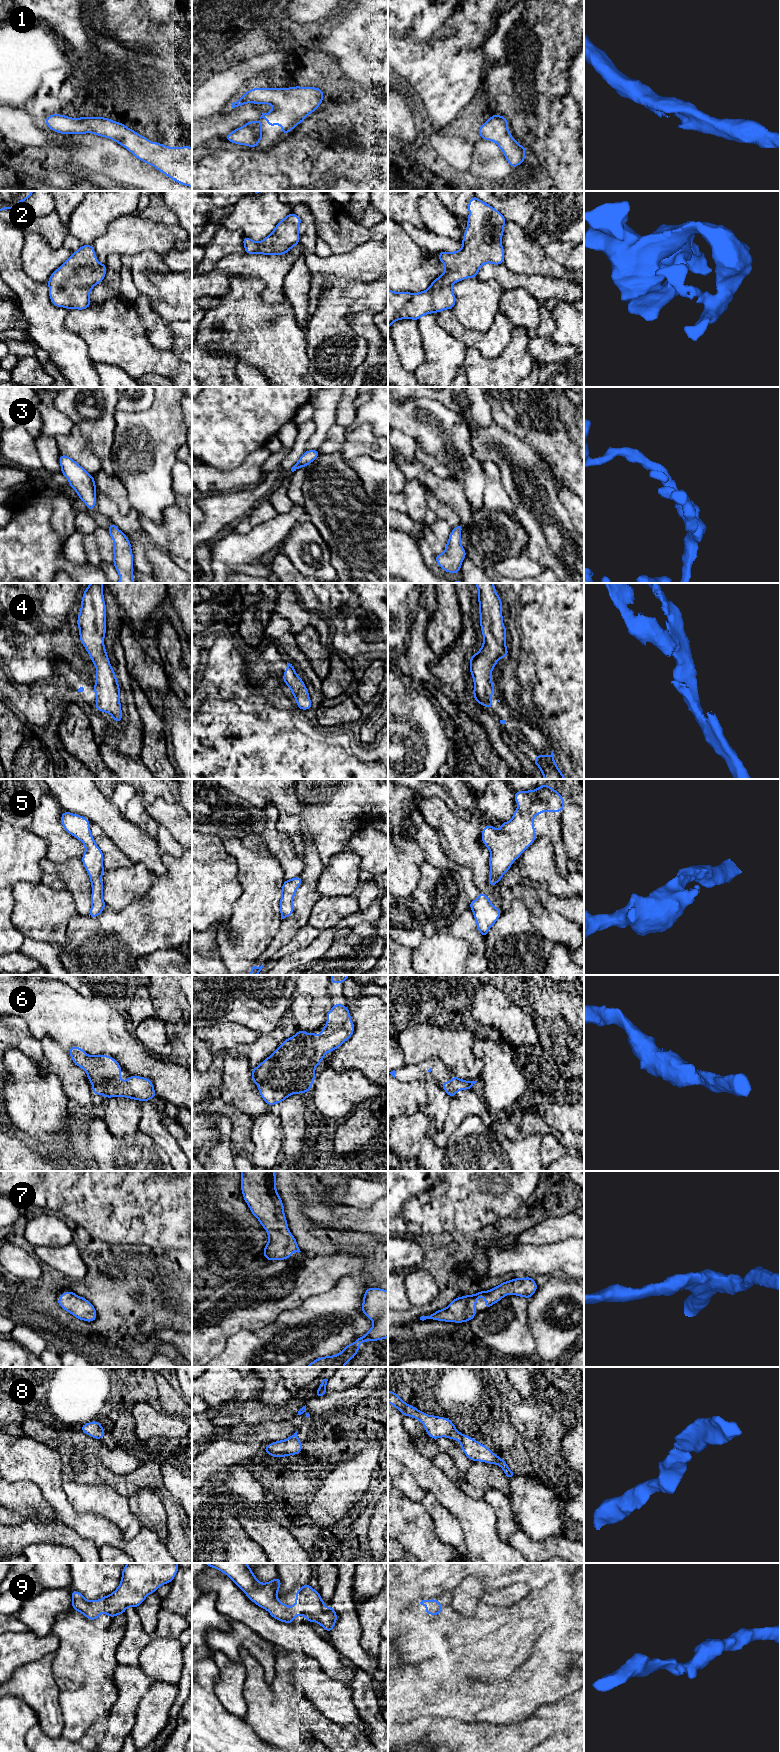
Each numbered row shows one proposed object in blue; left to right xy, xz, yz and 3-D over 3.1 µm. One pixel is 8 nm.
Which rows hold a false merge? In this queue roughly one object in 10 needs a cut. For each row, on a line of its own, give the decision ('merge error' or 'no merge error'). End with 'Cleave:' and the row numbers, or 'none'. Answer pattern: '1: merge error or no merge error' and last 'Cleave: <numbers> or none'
1: no merge error
2: no merge error
3: no merge error
4: no merge error
5: no merge error
6: no merge error
7: no merge error
8: no merge error
9: no merge error
Cleave: none

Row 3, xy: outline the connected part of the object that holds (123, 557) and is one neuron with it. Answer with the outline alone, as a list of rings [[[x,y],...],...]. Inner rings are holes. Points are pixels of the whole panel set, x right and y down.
[[[111,523],[107,529],[114,543],[113,564],[119,574],[118,583],[134,583],[133,579],[133,553],[131,543],[127,536]]]

